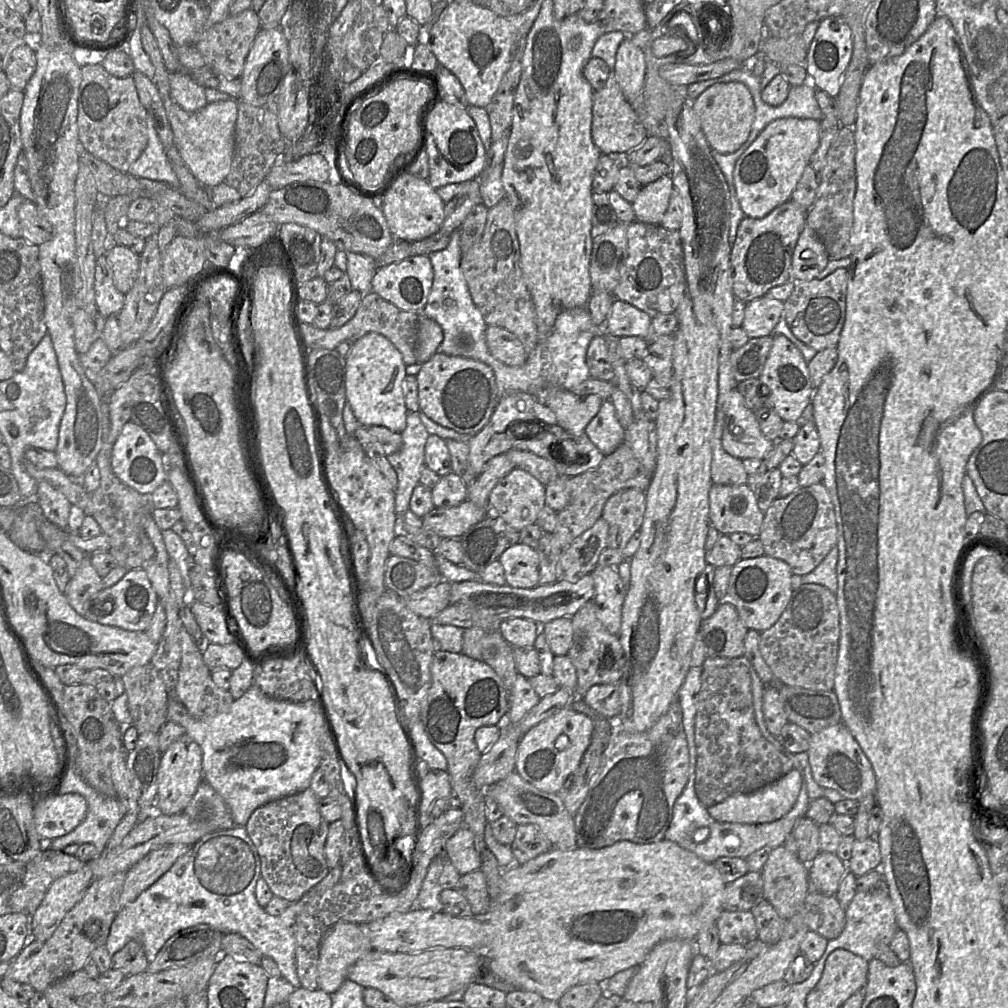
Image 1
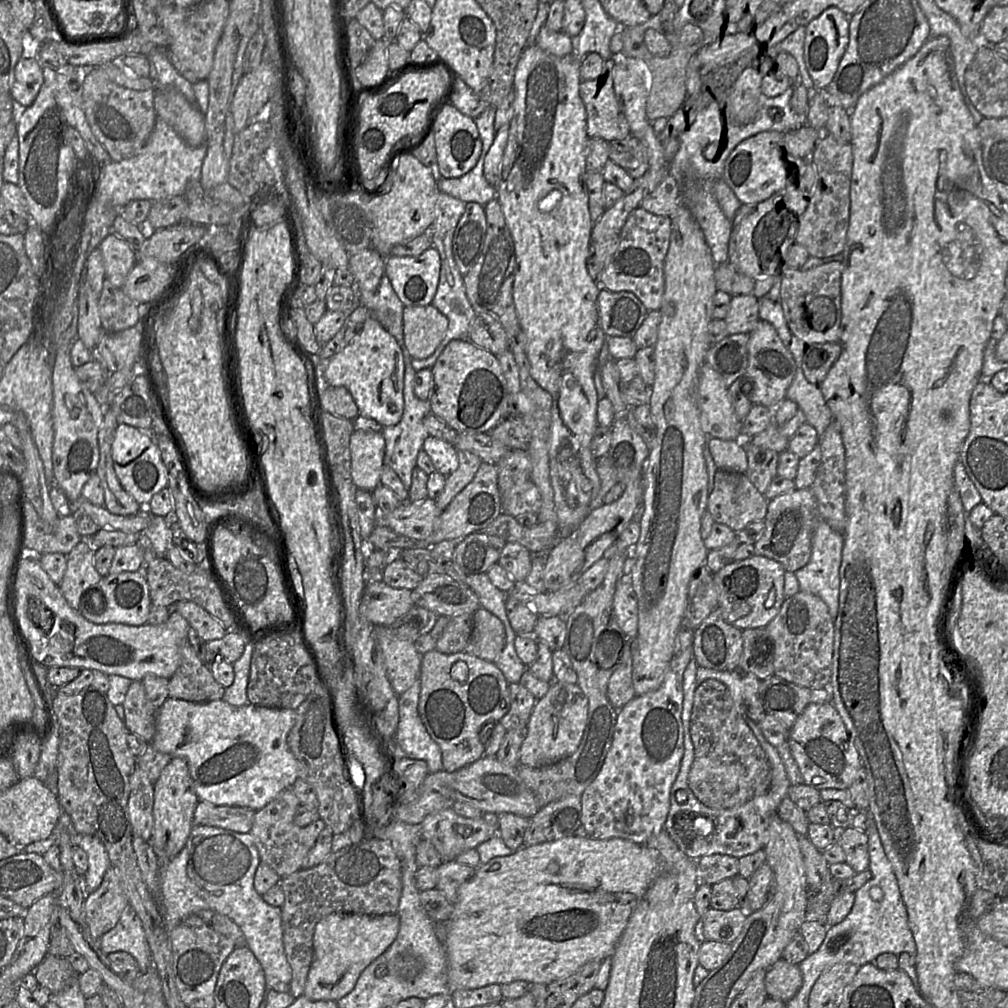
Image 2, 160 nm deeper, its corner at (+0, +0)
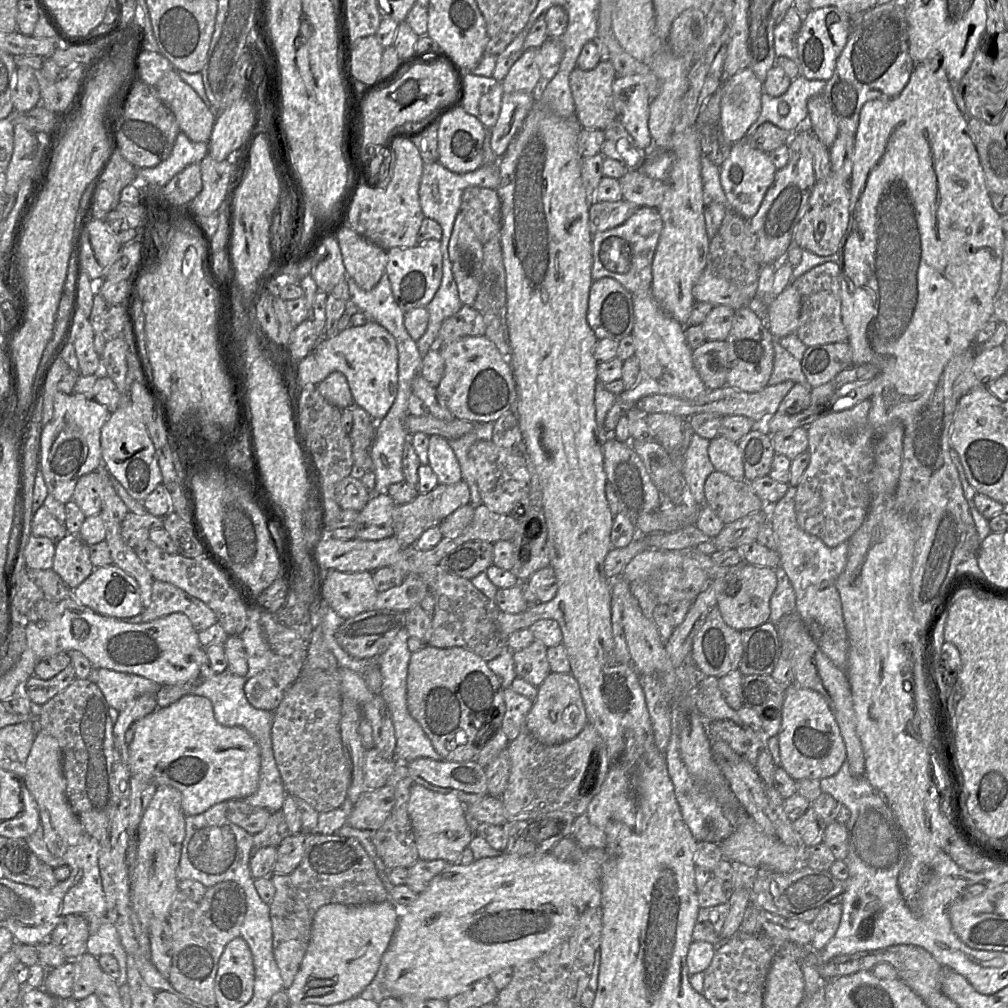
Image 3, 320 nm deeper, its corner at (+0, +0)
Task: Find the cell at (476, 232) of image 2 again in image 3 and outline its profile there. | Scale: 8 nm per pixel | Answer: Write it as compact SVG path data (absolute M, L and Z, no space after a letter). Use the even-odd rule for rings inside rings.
M460 212L454 222L448 254L459 299L463 305L473 307L481 281L483 244Z

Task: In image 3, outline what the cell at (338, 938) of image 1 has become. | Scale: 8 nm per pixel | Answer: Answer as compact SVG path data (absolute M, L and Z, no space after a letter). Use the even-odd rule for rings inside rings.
M390 901L321 906L314 915L310 943L300 968L292 985L286 989L290 1004L333 1005L360 995L377 973L398 917L396 906Z

